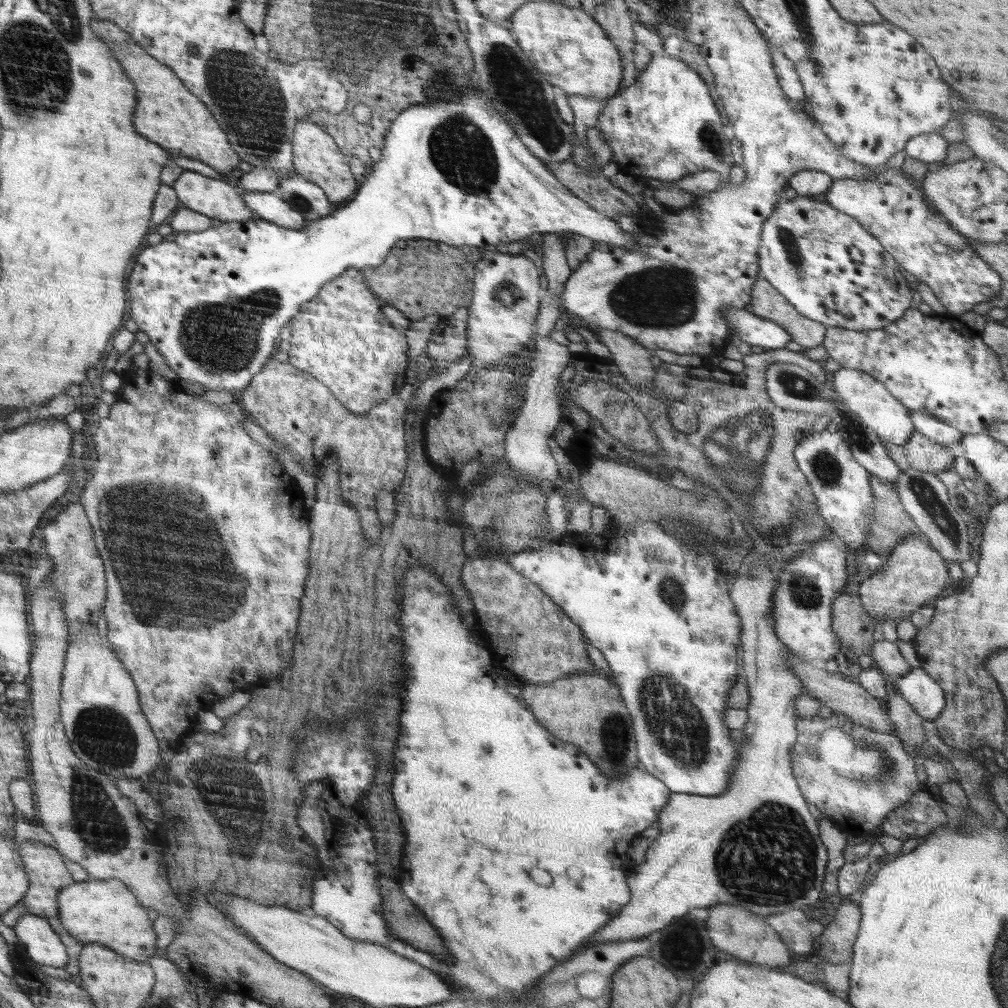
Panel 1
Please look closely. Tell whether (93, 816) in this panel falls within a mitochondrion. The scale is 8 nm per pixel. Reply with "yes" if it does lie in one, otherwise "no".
yes

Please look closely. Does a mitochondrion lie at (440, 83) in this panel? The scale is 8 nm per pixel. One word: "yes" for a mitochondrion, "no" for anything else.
yes

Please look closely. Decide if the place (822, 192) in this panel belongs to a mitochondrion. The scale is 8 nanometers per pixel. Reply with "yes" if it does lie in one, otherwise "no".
no

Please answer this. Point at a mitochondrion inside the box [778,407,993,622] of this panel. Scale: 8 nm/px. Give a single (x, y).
(926, 496)

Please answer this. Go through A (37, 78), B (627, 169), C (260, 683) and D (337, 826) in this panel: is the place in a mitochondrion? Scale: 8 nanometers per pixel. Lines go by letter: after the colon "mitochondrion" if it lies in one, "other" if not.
A: mitochondrion
B: other
C: other
D: other

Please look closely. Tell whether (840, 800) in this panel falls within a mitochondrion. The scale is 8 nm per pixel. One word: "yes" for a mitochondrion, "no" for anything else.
no

